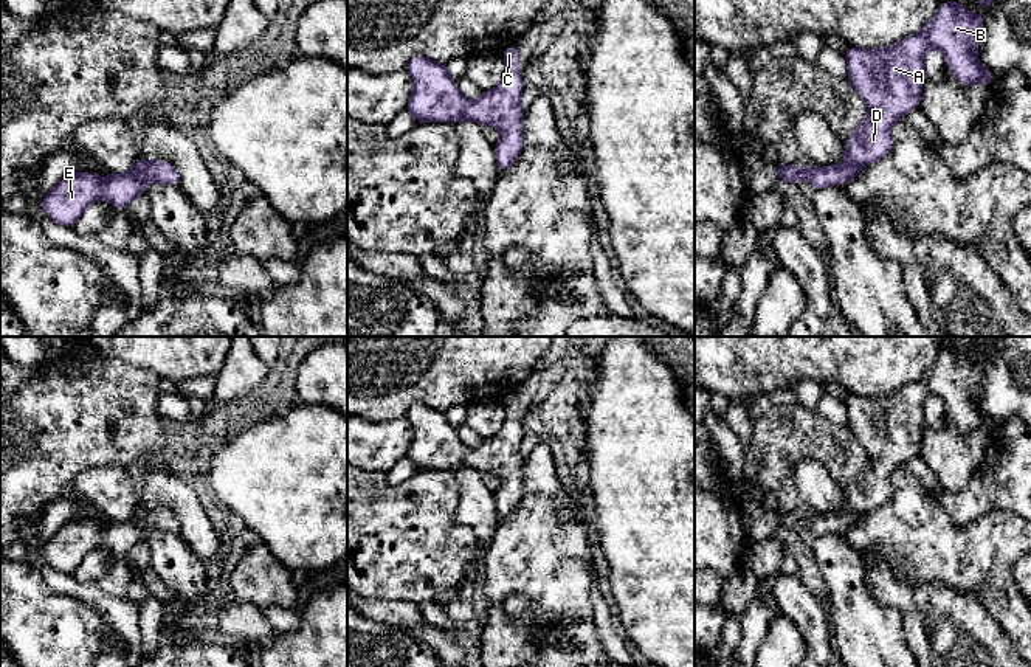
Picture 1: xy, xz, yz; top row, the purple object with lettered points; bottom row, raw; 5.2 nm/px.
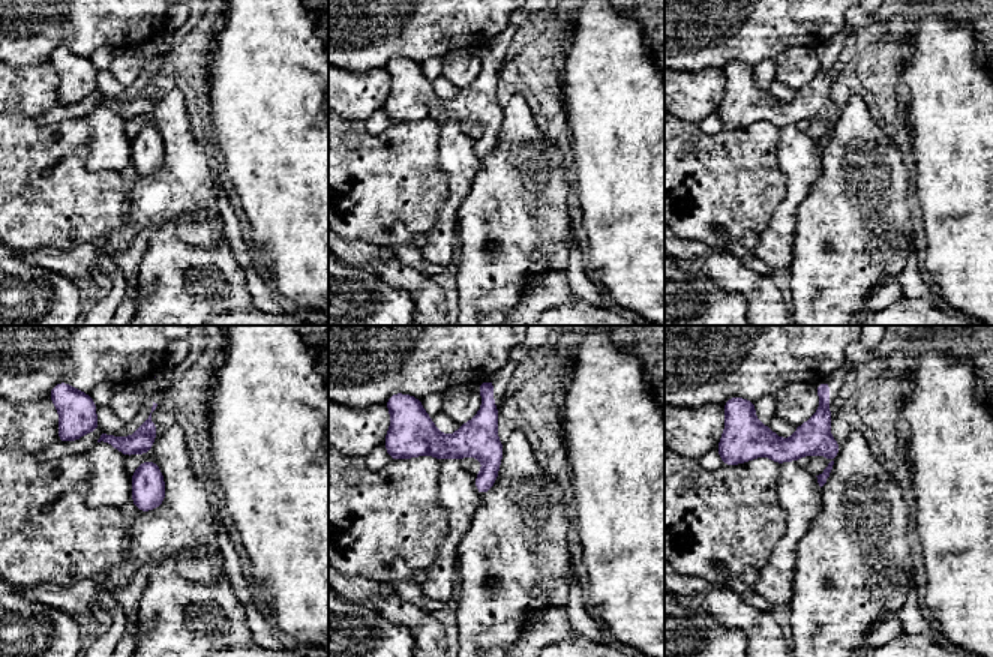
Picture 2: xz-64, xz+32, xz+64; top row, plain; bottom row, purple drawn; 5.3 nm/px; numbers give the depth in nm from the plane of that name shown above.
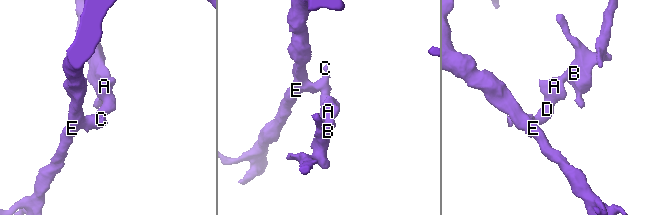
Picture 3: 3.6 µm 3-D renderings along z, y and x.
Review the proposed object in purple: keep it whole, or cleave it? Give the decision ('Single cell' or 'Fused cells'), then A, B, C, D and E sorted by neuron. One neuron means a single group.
Single cell. Groups: A B C D E

